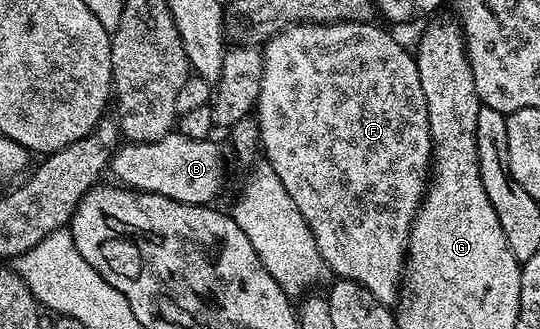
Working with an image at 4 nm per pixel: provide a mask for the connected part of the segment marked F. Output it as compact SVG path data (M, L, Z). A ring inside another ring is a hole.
M293 24L265 41L261 53L263 80L259 86L255 119L261 135L260 151L263 153L264 163L269 164L275 174L279 174L279 182L283 182L287 194L291 194L291 202L299 206L299 214L303 214L307 226L311 226L311 234L319 246L319 254L325 259L326 269L330 273L334 272L334 277L359 282L361 286L371 290L371 294L375 294L379 302L393 306L396 305L403 287L409 231L431 179L433 143L427 122L427 98L423 98L423 86L419 83L414 53L410 49L408 52L387 29L380 28L379 24Z

